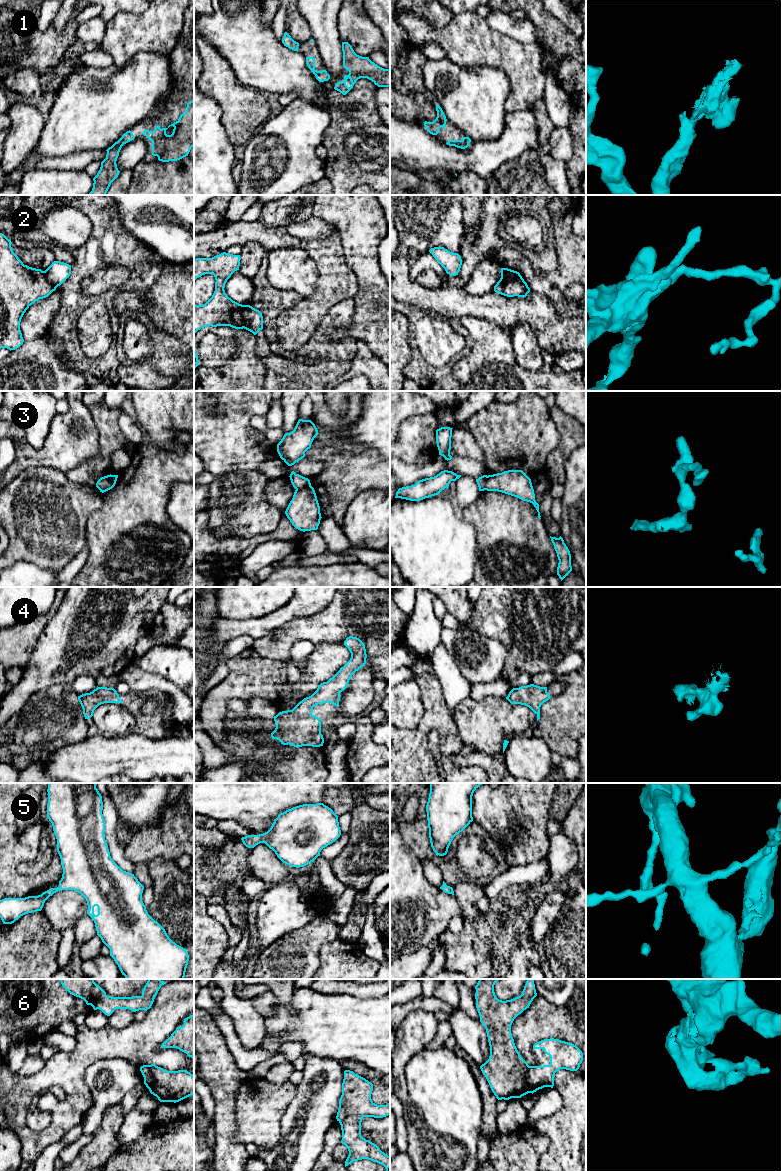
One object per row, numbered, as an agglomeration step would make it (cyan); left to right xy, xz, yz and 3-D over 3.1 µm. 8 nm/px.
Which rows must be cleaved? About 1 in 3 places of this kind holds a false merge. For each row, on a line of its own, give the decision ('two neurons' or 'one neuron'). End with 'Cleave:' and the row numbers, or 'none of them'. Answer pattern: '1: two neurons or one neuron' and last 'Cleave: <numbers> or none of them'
1: one neuron
2: two neurons
3: one neuron
4: one neuron
5: one neuron
6: one neuron
Cleave: 2

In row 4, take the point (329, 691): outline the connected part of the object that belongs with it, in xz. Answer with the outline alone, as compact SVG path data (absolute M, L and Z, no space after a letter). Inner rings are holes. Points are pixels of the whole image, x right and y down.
M349 636L344 645L351 653L350 660L327 682L318 685L311 696L304 698L292 710L279 712L273 717L276 728L271 733L272 739L296 748L323 746L321 721L312 714L313 707L328 702L339 707L340 693L347 688L352 675L366 664L365 645L359 638Z

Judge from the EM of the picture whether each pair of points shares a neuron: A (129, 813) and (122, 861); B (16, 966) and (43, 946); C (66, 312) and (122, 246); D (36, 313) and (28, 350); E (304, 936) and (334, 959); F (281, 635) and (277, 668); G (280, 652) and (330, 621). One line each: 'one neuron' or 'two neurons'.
A: two neurons
B: one neuron
C: one neuron
D: two neurons
E: two neurons
F: two neurons
G: one neuron

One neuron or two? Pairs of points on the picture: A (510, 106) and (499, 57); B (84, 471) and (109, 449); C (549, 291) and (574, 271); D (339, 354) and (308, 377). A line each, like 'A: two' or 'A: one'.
A: one
B: one
C: one
D: two

